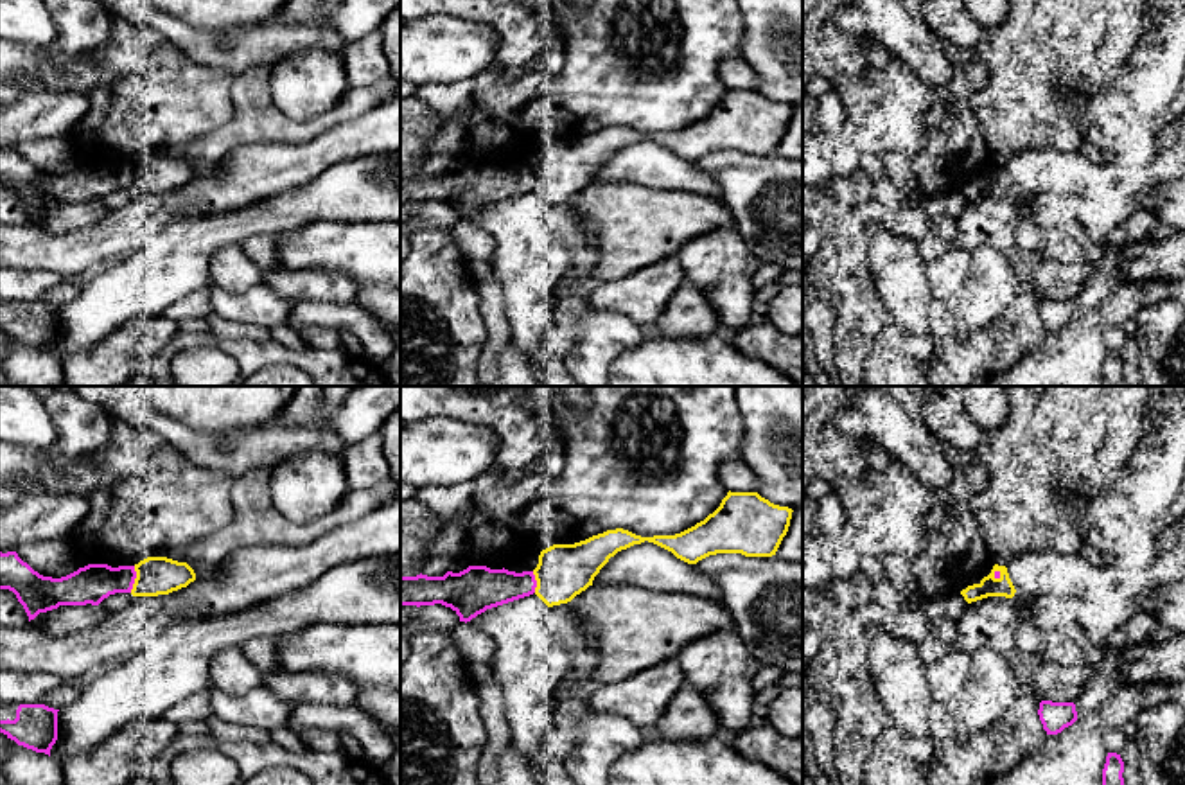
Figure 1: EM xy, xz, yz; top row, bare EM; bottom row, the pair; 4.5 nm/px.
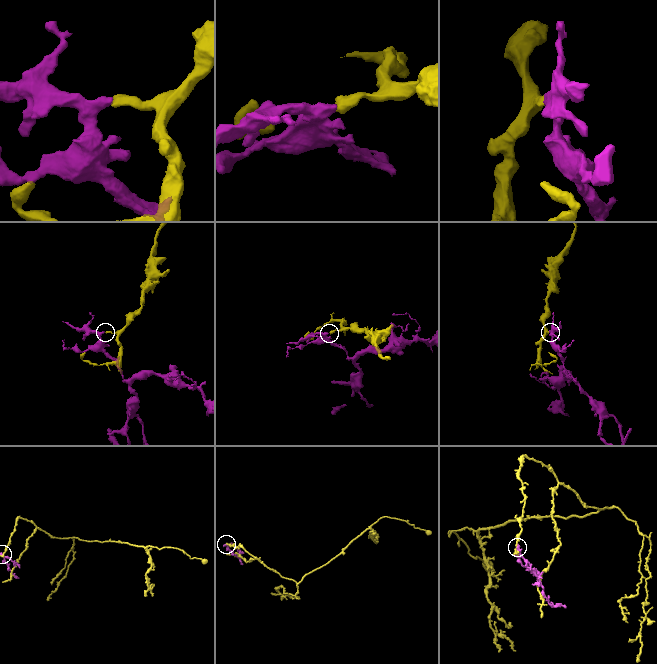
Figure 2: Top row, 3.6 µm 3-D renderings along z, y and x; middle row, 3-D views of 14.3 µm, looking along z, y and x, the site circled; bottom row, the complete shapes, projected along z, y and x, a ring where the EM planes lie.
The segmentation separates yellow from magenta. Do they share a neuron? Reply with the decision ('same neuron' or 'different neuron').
different neuron

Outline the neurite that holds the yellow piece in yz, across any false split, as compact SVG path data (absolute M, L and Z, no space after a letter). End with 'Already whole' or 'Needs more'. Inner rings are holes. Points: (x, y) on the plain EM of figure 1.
M995 162L991 171L984 174L979 181L968 183L961 189L968 201L988 196L988 194L1005 194L1013 196L1016 190L1007 165Z. Already whole

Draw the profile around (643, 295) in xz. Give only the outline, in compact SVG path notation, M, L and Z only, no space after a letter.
M666 257L628 277L603 282L589 295L589 302L598 309L625 314L639 327L650 329L684 284L679 260Z

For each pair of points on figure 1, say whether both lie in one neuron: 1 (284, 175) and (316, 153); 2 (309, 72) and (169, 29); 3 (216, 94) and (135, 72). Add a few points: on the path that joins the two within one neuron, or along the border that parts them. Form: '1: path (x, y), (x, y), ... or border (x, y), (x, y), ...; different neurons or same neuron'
1: path (291, 167), (309, 158); same neuron
2: border (316, 47), (297, 51), (272, 67); different neurons
3: path (196, 94), (162, 94), (155, 87); same neuron

